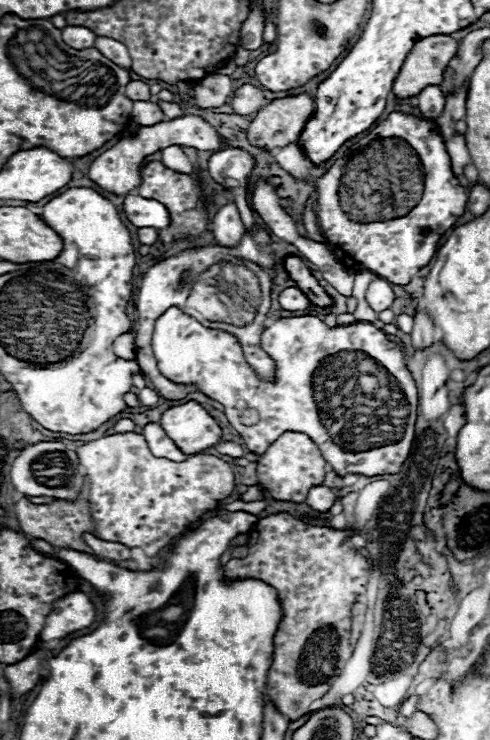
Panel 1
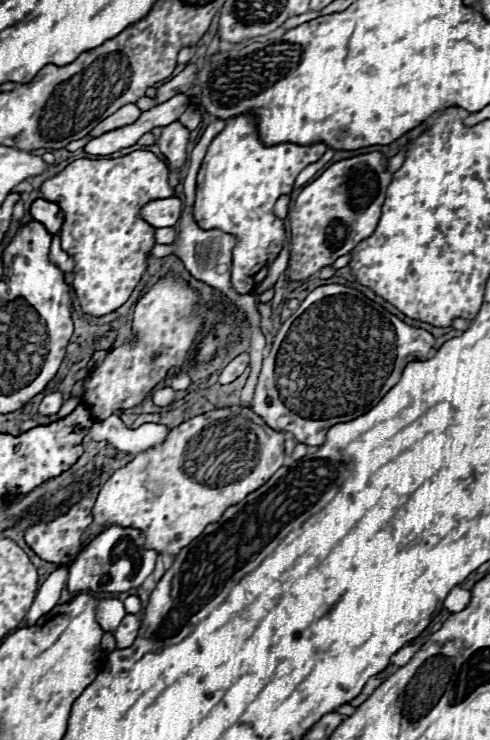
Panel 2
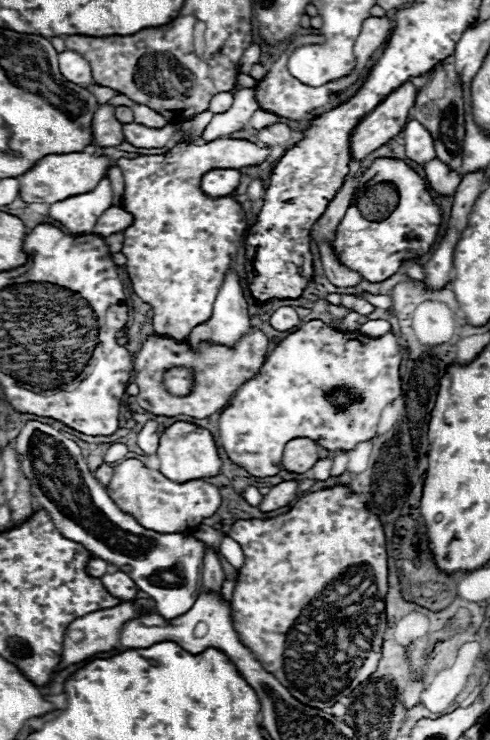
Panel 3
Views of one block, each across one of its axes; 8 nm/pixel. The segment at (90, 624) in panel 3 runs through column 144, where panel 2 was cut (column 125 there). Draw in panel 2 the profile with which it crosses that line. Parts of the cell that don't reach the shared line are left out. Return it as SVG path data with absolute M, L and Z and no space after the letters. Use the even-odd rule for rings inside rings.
M100 598L98 606L96 606L96 620L104 628L104 632L114 632L124 616L126 616L126 610L120 600Z

